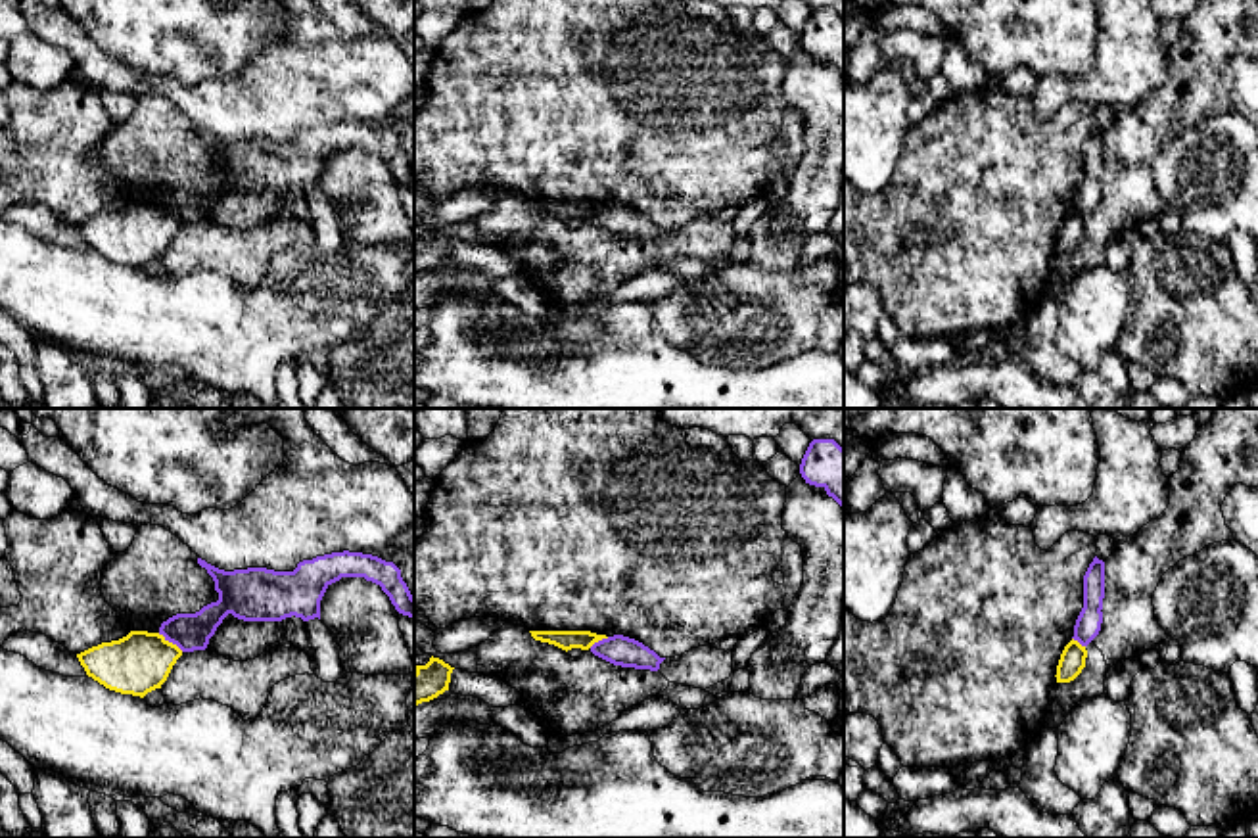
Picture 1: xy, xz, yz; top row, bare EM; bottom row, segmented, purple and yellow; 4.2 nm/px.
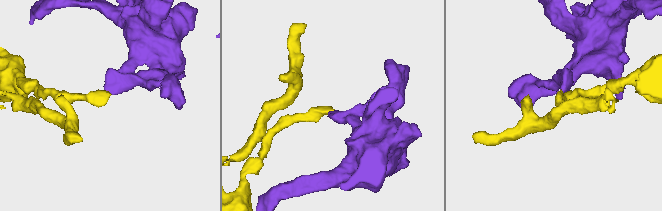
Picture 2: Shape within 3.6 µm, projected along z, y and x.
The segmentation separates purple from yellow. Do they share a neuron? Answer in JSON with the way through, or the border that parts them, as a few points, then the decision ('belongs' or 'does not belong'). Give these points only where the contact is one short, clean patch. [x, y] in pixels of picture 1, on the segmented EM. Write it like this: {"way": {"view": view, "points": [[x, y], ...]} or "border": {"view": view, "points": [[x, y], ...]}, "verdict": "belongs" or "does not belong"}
{"border": {"view": "xy", "points": [[158, 633], [183, 651]]}, "verdict": "does not belong"}

